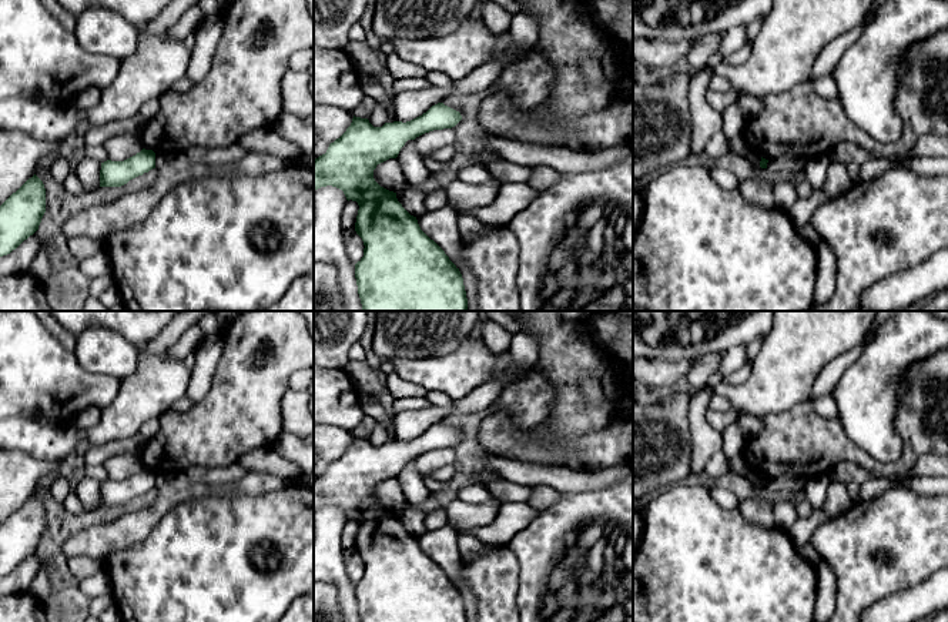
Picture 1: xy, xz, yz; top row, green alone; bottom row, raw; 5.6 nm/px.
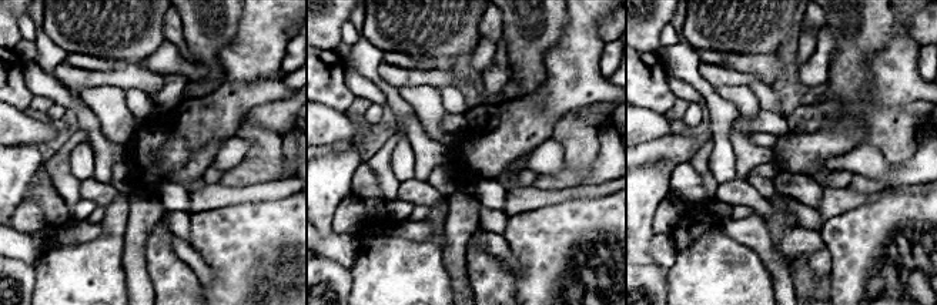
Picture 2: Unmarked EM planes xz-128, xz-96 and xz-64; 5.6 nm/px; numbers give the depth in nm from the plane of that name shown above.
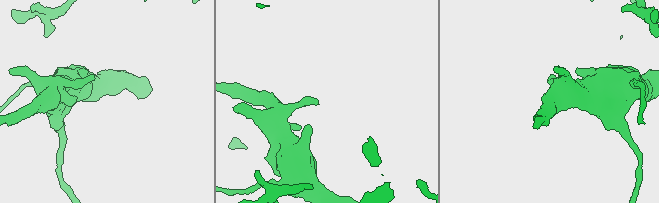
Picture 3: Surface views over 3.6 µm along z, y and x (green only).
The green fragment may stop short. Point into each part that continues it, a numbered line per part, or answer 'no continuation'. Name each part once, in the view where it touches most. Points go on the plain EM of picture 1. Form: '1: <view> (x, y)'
no continuation

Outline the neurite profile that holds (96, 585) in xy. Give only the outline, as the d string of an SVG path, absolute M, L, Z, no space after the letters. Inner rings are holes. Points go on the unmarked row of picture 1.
M101 568L97 573L77 582L77 586L90 599L110 593L110 581L104 568Z

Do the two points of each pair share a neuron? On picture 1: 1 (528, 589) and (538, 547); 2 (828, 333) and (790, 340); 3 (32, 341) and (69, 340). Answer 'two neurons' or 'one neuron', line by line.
1: one neuron
2: one neuron
3: two neurons

